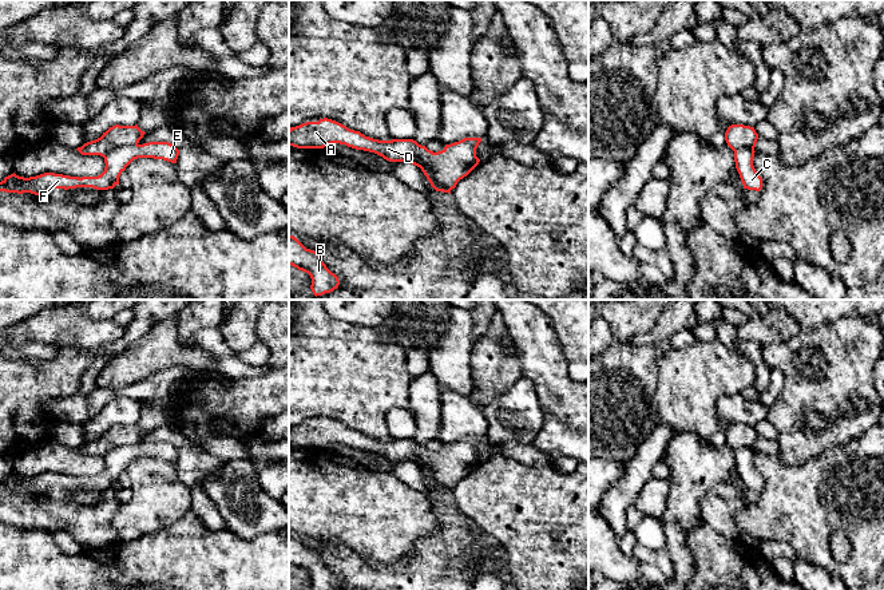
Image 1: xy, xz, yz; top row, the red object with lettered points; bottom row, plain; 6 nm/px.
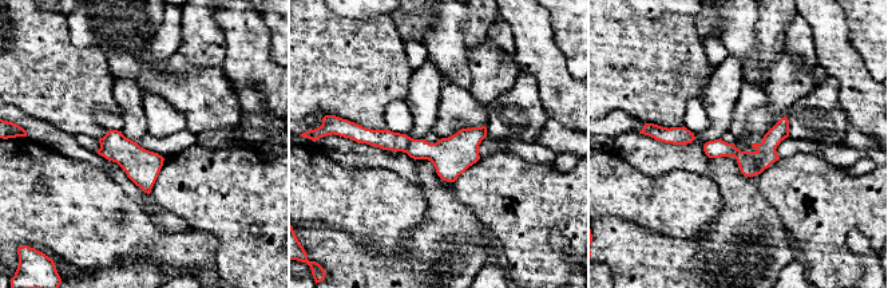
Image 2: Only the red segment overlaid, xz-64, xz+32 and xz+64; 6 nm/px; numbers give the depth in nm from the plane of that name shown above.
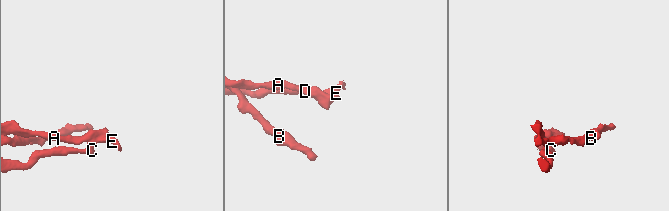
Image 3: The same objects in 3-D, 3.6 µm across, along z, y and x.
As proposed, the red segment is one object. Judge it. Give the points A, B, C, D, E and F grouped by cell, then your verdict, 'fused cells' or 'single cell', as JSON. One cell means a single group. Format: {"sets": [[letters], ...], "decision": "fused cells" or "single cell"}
{"sets": [["A", "D"], ["B", "C", "E", "F"]], "decision": "fused cells"}

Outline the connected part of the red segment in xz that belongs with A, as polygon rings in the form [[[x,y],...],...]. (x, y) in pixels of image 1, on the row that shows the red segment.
[[[328,118],[289,128],[289,146],[297,149],[324,149],[332,143],[374,153],[389,162],[409,162],[421,169],[436,191],[451,194],[451,189],[435,178],[432,169],[427,163],[413,159],[423,147],[413,139],[378,140]]]

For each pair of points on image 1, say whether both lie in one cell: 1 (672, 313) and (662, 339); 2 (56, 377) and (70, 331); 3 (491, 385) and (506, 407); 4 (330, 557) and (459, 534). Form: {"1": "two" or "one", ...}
{"1": "one", "2": "two", "3": "two", "4": "one"}

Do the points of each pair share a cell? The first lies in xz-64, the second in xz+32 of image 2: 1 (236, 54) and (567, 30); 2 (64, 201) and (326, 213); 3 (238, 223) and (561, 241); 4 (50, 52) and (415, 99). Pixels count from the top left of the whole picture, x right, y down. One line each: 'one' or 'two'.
1: two
2: one
3: two
4: two

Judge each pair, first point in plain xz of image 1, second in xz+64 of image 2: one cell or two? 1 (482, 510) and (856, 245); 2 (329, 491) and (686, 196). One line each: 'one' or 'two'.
1: two
2: one

